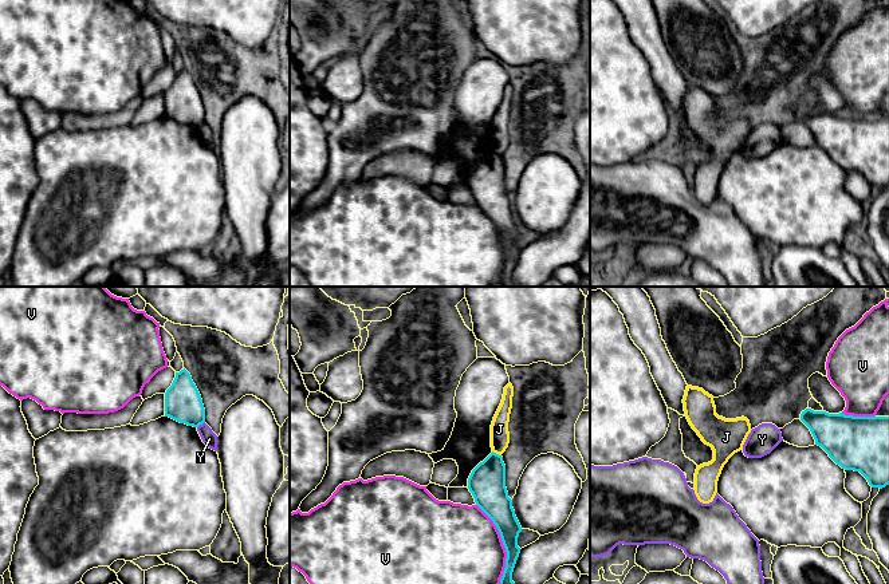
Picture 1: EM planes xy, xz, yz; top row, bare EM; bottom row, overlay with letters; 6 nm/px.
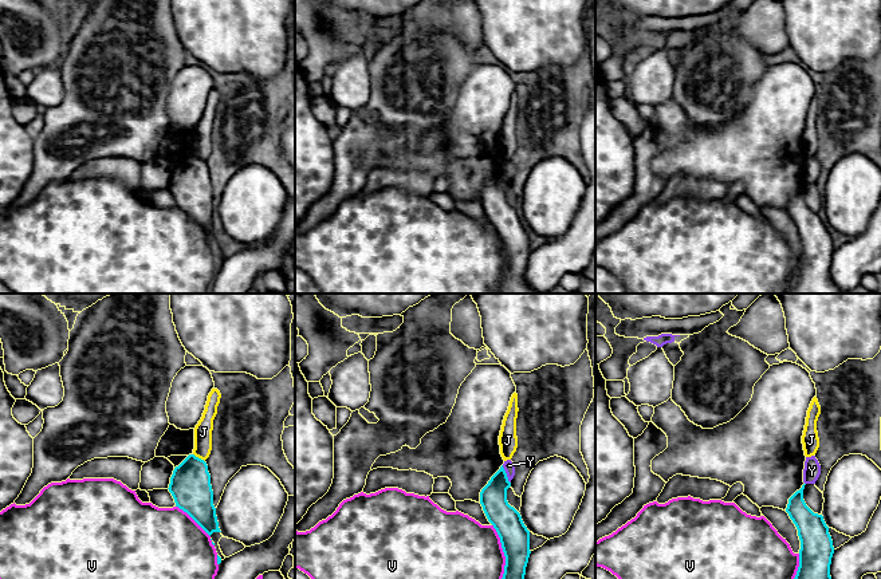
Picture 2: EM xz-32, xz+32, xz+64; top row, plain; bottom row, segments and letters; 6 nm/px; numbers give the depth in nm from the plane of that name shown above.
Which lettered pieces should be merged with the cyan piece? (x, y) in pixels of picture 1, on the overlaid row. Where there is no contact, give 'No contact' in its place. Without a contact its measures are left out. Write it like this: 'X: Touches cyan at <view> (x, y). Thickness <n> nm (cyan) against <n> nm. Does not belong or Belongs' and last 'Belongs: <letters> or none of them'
J: Touches cyan at xz (495, 453). Thickness 220 nm (cyan) against 110 nm. Does not belong
V: Touches cyan at xz (503, 544). Thickness 170 nm (cyan) against 460 nm. Does not belong
Y: Touches cyan at xy (200, 423). Thickness 220 nm (cyan) against 90 nm. Does not belong
Belongs: none of them

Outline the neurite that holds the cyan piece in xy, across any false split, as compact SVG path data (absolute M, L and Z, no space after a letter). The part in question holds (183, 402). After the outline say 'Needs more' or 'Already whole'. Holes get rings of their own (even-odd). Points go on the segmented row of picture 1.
M185 368L176 372L172 386L165 392L165 417L193 427L205 422L201 395Z. Already whole

